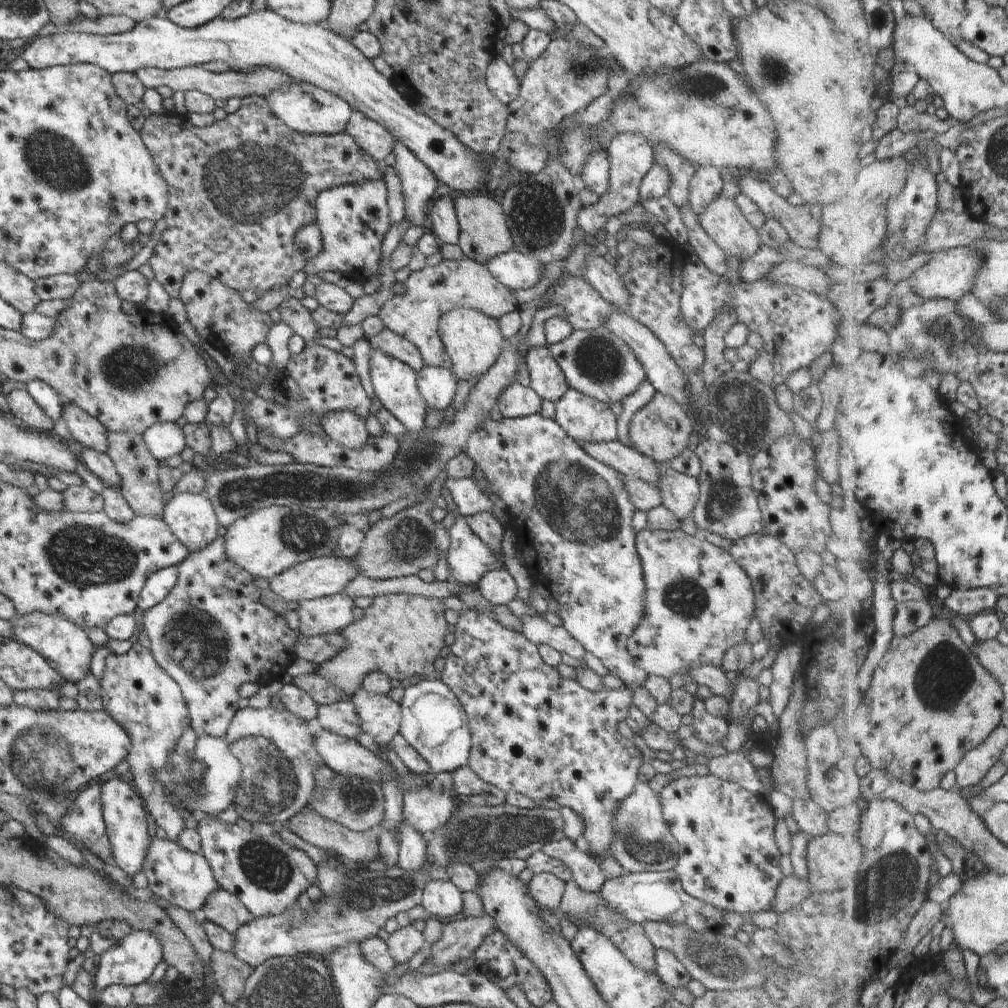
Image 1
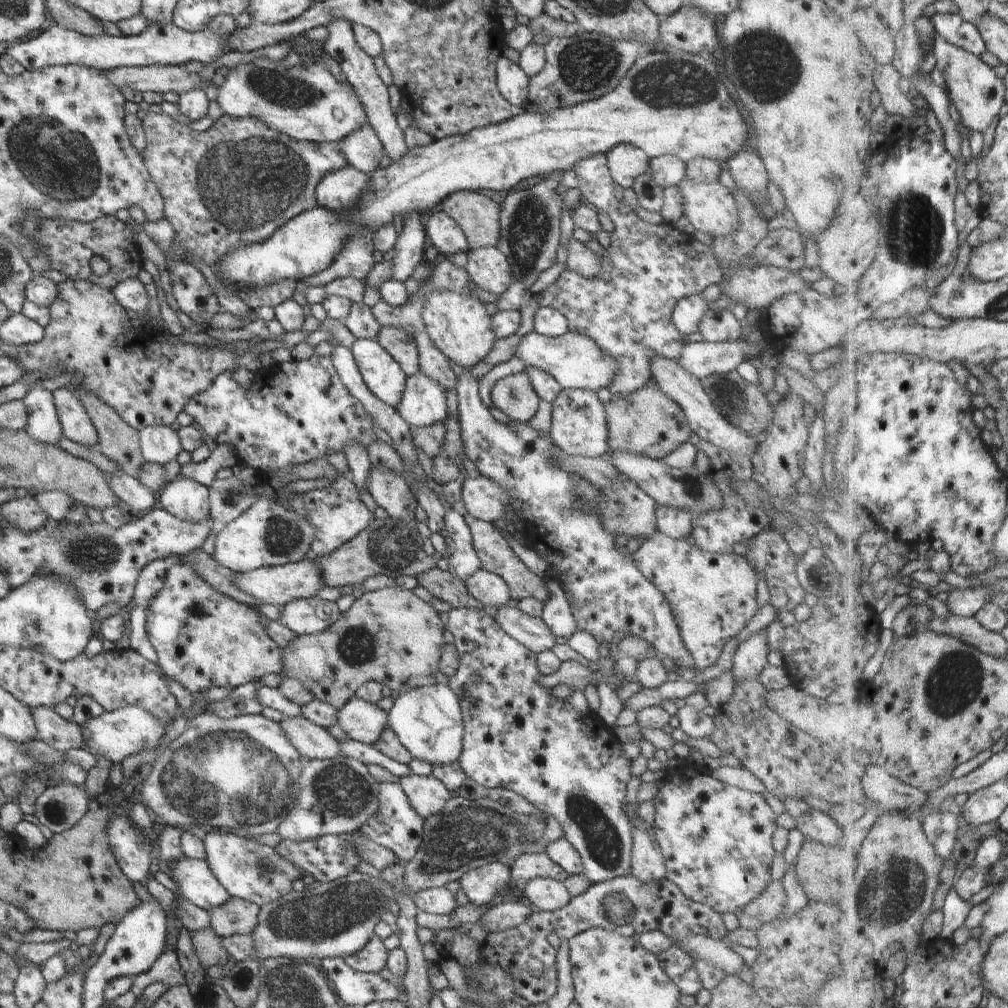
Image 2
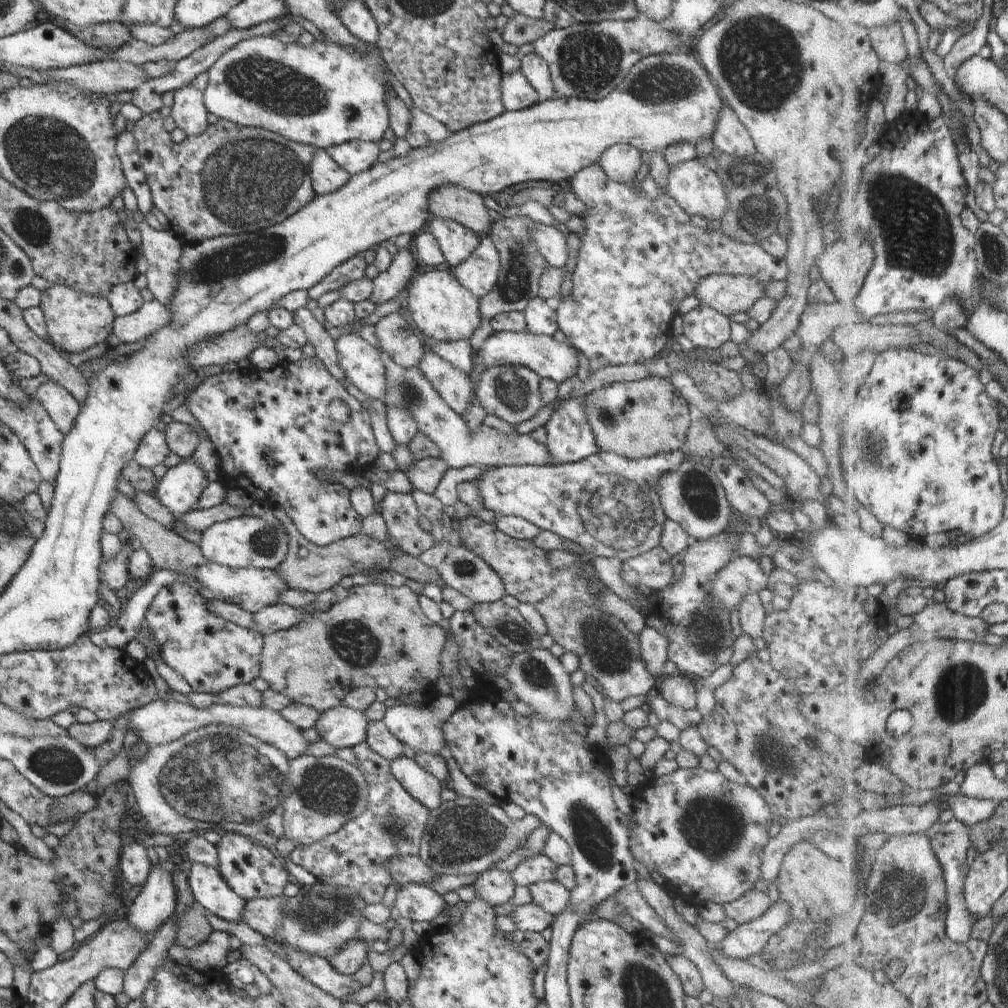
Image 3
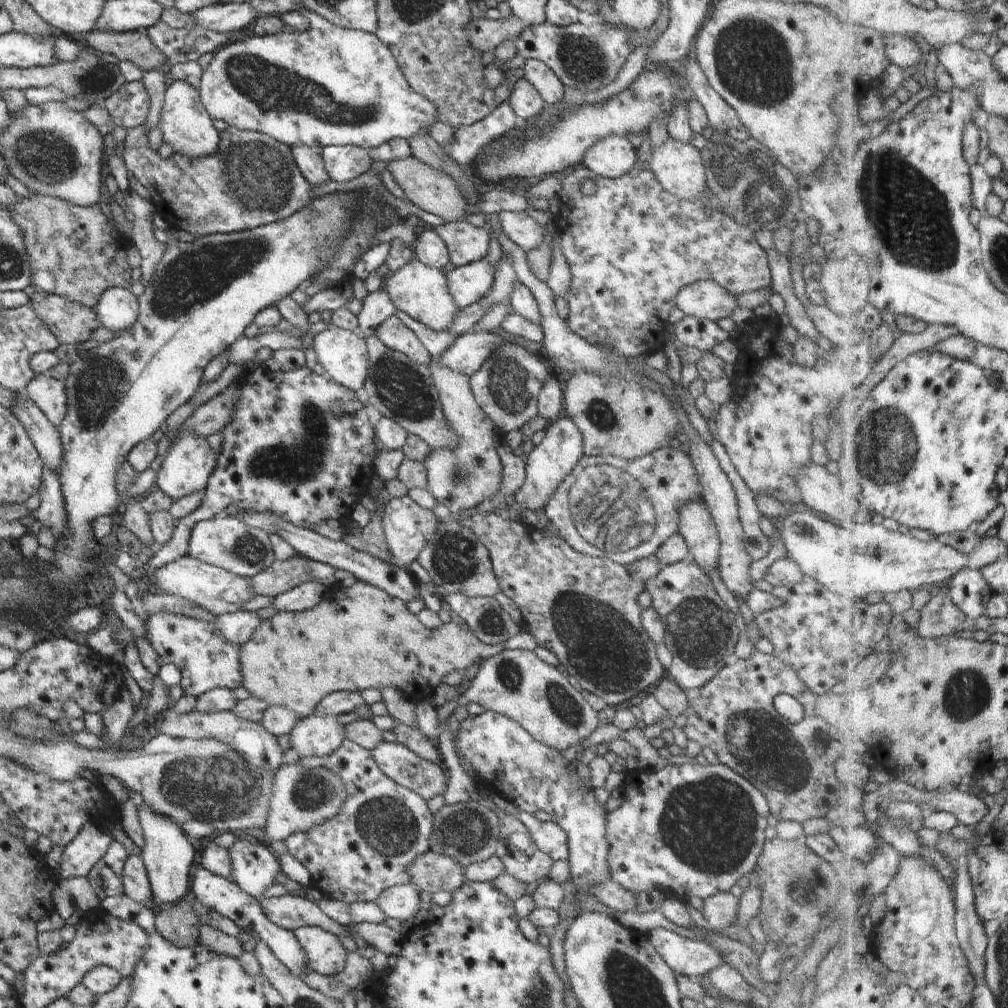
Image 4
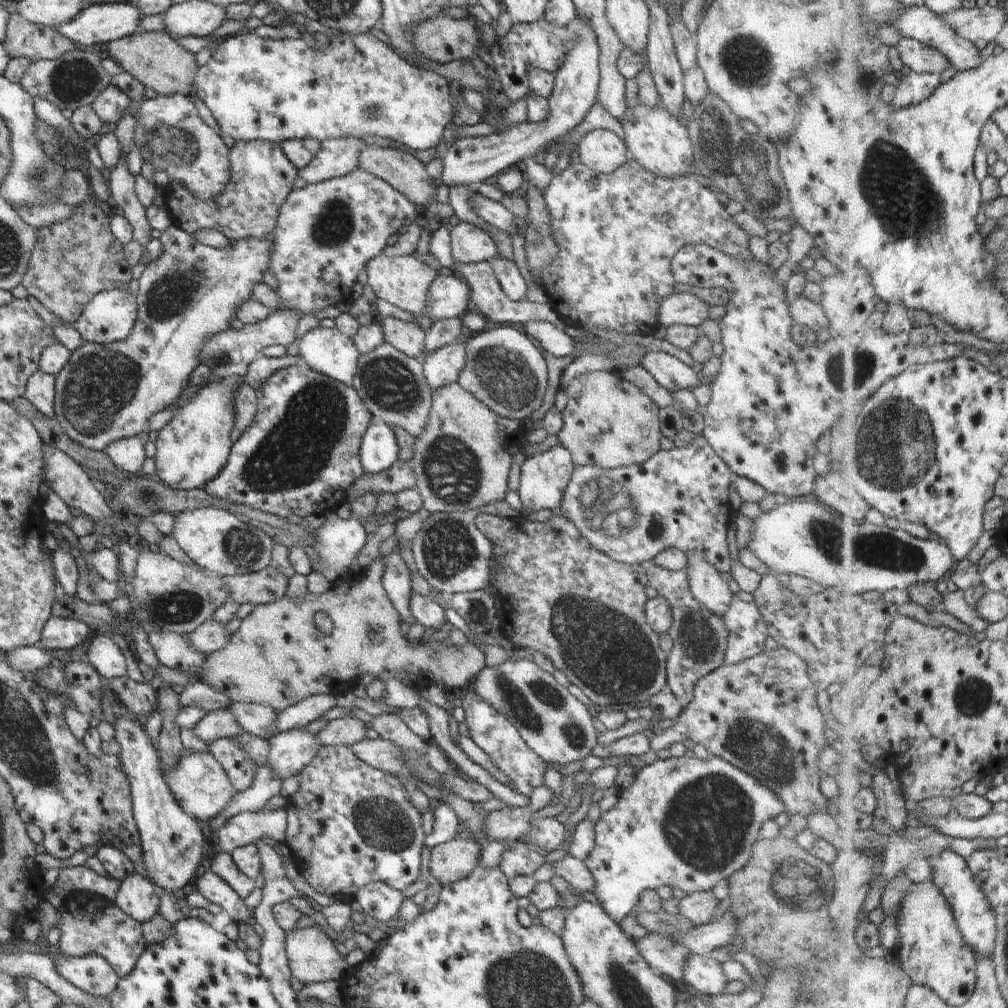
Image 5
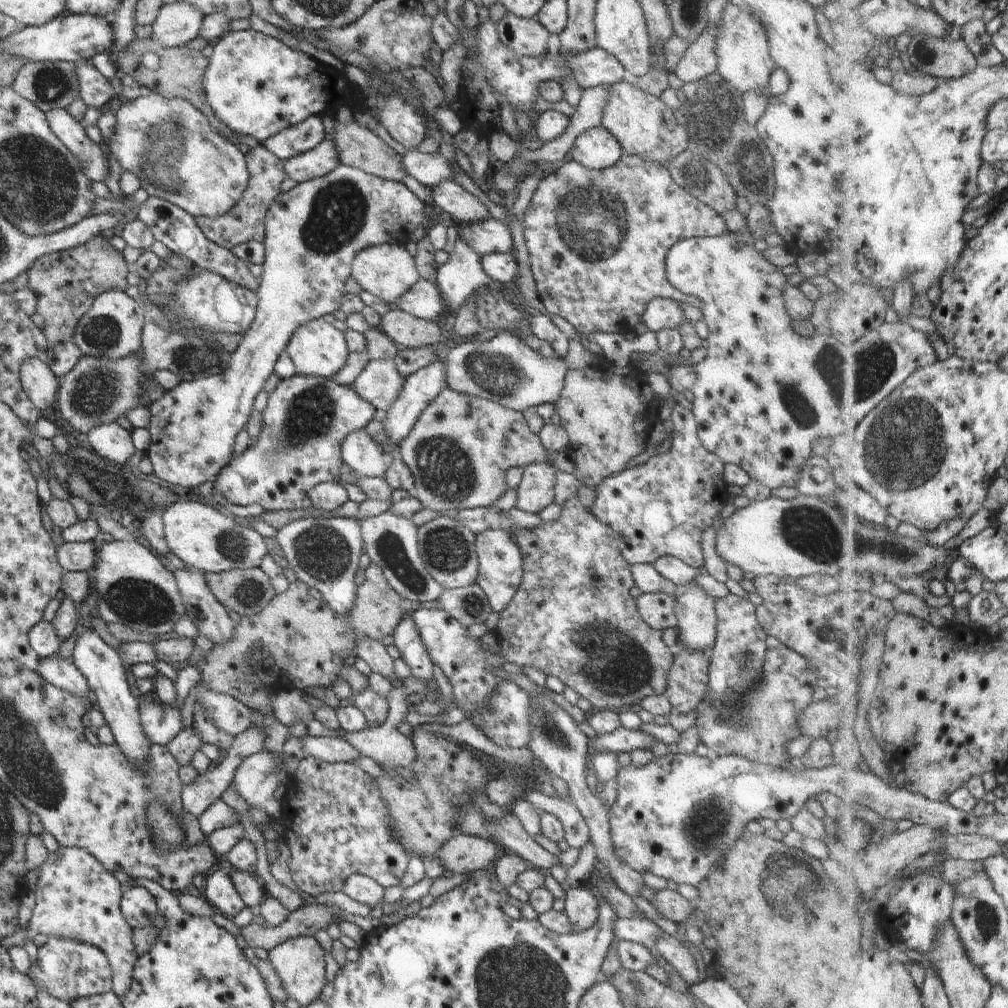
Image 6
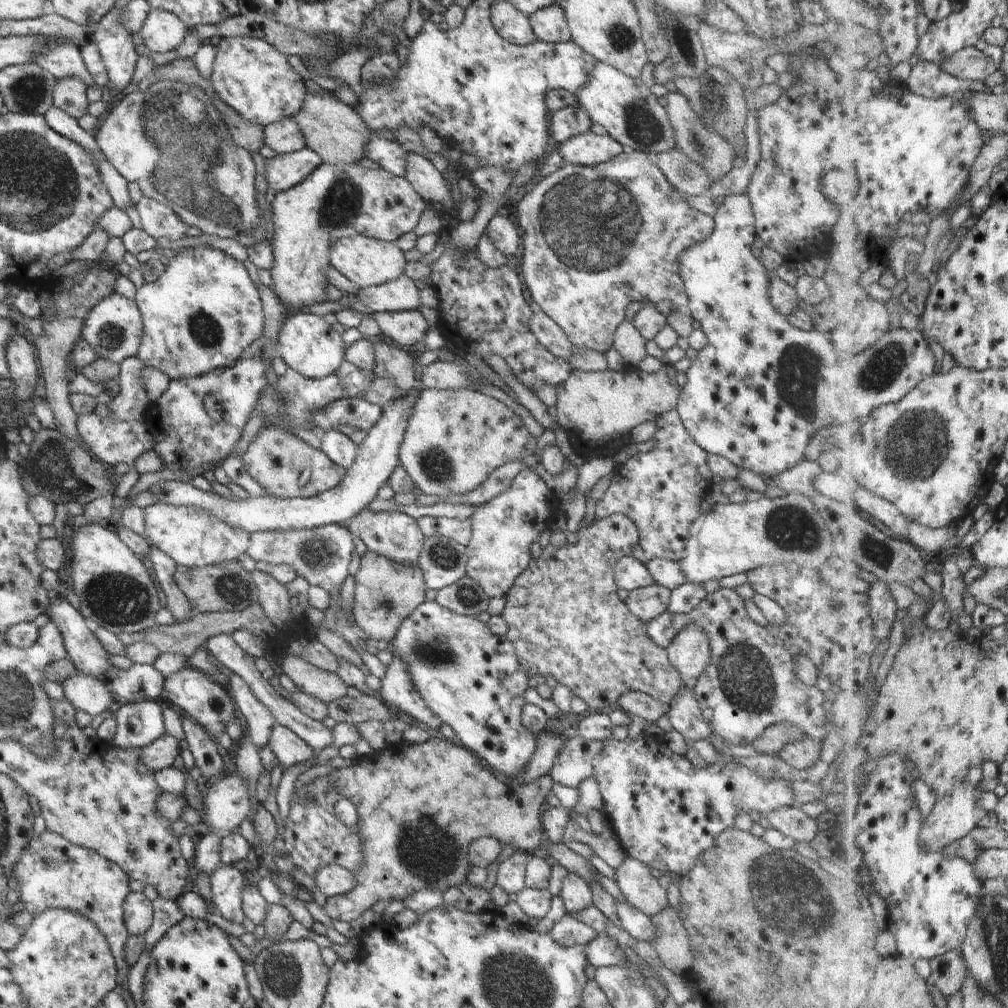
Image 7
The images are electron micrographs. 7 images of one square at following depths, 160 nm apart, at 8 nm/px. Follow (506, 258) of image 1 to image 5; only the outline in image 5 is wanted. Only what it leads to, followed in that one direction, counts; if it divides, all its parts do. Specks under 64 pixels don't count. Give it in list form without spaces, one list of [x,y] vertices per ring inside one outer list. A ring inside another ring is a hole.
[[[440,272],[428,288],[428,314],[434,321],[460,317],[471,307],[470,288],[454,272]]]

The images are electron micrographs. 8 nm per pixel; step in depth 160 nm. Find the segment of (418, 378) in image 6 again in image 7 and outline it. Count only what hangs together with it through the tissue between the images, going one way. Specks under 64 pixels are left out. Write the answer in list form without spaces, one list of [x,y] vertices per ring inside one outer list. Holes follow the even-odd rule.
[[[412,394],[395,397],[383,409],[375,425],[367,432],[365,439],[357,445],[357,457],[347,469],[342,482],[333,489],[313,497],[290,497],[287,499],[250,497],[234,501],[222,495],[204,492],[183,481],[160,482],[148,491],[156,494],[160,503],[167,505],[190,505],[206,510],[225,523],[243,528],[250,534],[256,531],[283,531],[286,529],[313,529],[332,523],[345,523],[378,496],[378,490],[387,482],[394,469],[400,464],[399,448],[402,444],[408,419],[413,413],[416,396]],[[412,400],[412,402],[410,402]]]

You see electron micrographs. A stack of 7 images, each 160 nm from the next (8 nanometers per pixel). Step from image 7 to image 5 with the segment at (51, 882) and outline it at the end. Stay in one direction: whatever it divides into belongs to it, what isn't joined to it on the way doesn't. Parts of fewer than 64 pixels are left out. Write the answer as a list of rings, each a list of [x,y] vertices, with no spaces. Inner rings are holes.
[[[72,892],[69,903],[58,906],[61,916],[56,928],[60,930],[57,951],[62,956],[86,956],[94,954],[106,960],[119,979],[134,971],[138,958],[145,952],[147,944],[142,938],[141,924],[126,916],[120,908],[106,897],[92,892]]]

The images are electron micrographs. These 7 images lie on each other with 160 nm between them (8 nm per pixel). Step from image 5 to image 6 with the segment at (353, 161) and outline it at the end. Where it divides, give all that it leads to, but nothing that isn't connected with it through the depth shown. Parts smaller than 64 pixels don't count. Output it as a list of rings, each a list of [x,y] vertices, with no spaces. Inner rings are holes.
[[[321,115],[320,118],[325,132],[324,140],[312,150],[283,161],[287,176],[298,183],[323,177],[341,164],[333,140],[336,120],[329,115]]]

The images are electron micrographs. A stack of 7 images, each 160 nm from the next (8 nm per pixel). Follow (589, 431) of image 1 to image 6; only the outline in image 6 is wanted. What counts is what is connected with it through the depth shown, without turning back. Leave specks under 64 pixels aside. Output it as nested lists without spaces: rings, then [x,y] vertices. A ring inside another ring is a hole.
[[[528,463],[524,467],[521,482],[517,487],[516,507],[527,513],[538,514],[554,502],[554,489],[557,482],[557,468],[545,463]]]

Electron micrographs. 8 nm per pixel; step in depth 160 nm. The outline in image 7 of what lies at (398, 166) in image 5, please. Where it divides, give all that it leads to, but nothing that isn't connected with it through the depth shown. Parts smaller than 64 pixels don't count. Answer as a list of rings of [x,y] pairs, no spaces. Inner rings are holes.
[[[307,90],[305,103],[292,120],[301,128],[307,144],[306,148],[317,152],[323,162],[328,164],[357,164],[365,157],[365,146],[374,136],[353,108],[342,101],[335,100],[330,96],[330,92],[314,95]]]

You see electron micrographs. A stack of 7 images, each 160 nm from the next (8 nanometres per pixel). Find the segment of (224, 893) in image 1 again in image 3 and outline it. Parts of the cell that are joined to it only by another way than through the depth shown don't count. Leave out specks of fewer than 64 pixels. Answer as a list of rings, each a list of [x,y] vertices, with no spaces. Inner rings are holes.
[[[284,896],[247,901],[238,923],[244,922],[262,936],[274,938],[276,929],[281,925],[283,900]],[[212,931],[204,944],[187,949],[172,945],[167,958],[179,965],[186,965],[197,972],[219,971],[228,964],[231,935],[225,931]]]

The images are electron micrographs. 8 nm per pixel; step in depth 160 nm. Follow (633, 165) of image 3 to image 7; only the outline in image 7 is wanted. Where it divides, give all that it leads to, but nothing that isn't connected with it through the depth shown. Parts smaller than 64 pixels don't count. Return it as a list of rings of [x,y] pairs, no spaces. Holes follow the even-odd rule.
[[[590,130],[564,141],[559,155],[573,165],[594,166],[616,158],[625,150],[610,135],[598,135]]]

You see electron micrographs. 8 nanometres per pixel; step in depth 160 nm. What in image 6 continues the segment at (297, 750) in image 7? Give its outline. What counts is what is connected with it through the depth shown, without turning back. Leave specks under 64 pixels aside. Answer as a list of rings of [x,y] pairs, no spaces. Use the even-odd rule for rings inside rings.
[[[310,735],[304,739],[303,745],[304,755],[312,755],[329,763],[340,761],[350,763],[361,756],[358,749],[355,749],[350,743],[347,743],[347,740],[338,736],[313,737]]]

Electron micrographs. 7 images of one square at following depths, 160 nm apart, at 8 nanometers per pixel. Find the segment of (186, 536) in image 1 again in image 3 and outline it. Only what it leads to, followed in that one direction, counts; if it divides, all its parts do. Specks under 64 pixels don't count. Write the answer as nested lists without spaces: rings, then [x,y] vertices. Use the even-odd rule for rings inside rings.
[[[189,458],[184,459],[181,464],[170,468],[159,480],[156,497],[175,517],[179,517],[197,508],[201,494],[209,483],[207,475],[198,465]]]

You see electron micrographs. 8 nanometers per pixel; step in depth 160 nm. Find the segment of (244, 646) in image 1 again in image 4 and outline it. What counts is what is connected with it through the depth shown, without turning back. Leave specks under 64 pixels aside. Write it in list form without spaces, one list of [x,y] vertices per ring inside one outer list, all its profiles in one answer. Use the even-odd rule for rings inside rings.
[[[162,611],[149,616],[146,630],[146,639],[159,654],[161,662],[172,662],[180,670],[180,686],[187,695],[197,698],[218,687],[233,691],[242,687],[243,674],[239,654],[243,646],[223,639],[222,633],[212,623]]]

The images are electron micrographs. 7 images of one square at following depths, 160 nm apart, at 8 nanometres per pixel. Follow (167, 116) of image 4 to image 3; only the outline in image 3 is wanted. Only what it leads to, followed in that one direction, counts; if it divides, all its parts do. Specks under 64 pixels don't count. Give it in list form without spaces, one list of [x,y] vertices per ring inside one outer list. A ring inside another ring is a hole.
[[[188,84],[175,90],[171,117],[188,137],[201,135],[207,129],[208,112],[203,101],[203,92],[195,85]]]

